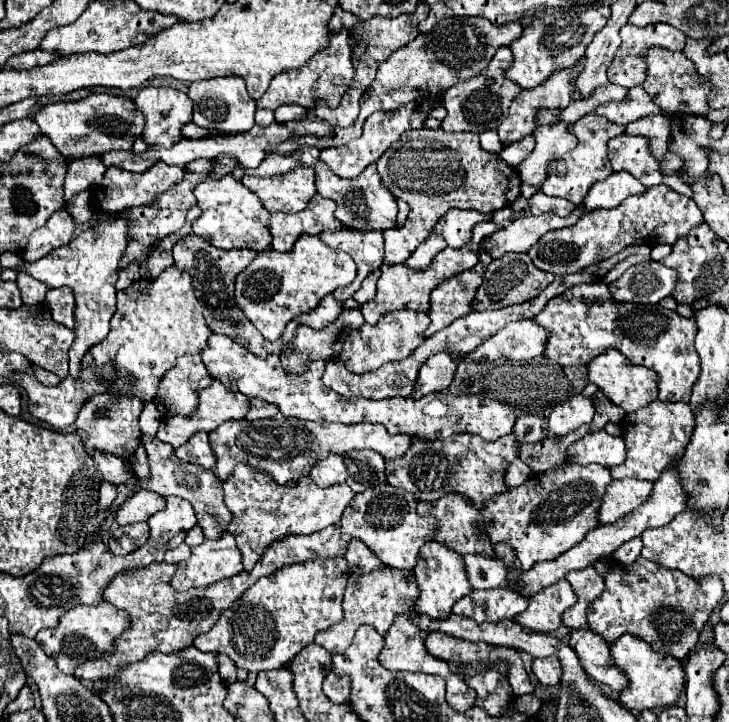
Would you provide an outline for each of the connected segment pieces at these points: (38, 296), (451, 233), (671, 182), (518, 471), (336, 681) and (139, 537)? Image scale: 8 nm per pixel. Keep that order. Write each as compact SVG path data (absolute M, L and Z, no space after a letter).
M18 274L16 284L22 292L24 304L40 304L44 300L46 290L48 290L48 286L44 286L44 282L40 282L36 278L30 278L28 274Z
M452 208L450 212L446 212L444 218L436 222L436 226L432 228L432 234L442 236L450 248L460 248L472 240L474 226L486 220L490 220L490 216L480 214L476 210Z
M673 173L671 176L663 175L662 182L673 190L676 190L676 192L688 196L688 198L693 198L692 189L682 181L678 174Z
M517 458L510 464L506 472L506 486L508 489L520 486L532 476L531 469Z
M328 674L324 678L324 694L334 702L334 704L346 704L348 694L350 694L350 682L348 678L338 678L336 674Z
M138 522L138 524L128 524L128 526L120 526L118 530L112 532L112 536L108 538L108 546L114 554L124 556L130 554L132 550L138 550L140 546L144 546L150 538L150 526L148 522Z

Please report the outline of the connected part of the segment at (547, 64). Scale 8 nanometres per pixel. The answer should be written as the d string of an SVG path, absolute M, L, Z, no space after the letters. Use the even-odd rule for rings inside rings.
M602 6L602 8L578 12L578 14L576 12L568 14L566 10L562 10L562 12L550 14L544 20L540 18L532 20L532 24L524 28L522 36L510 44L510 50L514 54L514 64L506 72L506 78L510 78L512 82L518 82L522 88L538 86L540 82L544 82L544 78L548 78L548 74L552 74L552 70L572 66L576 58L584 56L588 42L608 22L608 18L610 18L610 8Z

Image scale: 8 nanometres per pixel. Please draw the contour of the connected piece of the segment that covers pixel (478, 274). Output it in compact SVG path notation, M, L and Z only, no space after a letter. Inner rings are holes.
M480 244L480 260L472 270L456 274L454 278L432 290L428 312L432 324L428 326L424 336L432 336L434 332L452 324L456 318L472 312L472 298L476 296L476 290L484 280L484 270L490 262L490 254L486 254L486 250Z

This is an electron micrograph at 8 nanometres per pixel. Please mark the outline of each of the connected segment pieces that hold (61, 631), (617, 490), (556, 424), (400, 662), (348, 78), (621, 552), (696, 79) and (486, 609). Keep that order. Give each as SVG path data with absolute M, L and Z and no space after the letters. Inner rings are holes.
M100 602L98 606L76 606L68 610L56 628L40 630L36 636L36 642L44 648L48 656L52 656L58 664L58 668L64 674L74 674L76 666L80 666L86 660L96 660L102 656L108 656L114 652L114 640L120 638L128 630L128 612L114 608L108 602Z
M624 478L624 480L614 480L606 494L604 502L600 508L600 522L602 524L612 524L618 518L626 516L628 512L634 512L640 508L652 492L654 482L650 480L636 480L636 478Z
M572 396L558 406L554 406L550 418L548 418L548 428L554 436L564 436L582 424L590 424L594 418L594 406L592 400L586 396Z
M396 618L388 634L384 636L386 646L382 648L378 660L388 670L410 670L410 672L434 672L434 664L440 666L440 670L446 666L442 660L430 656L424 650L424 636L426 632L418 630L408 622L406 618Z
M338 32L338 34L332 34L332 42L328 42L328 50L324 50L324 54L316 54L316 58L308 62L308 66L302 66L300 70L288 70L272 78L270 88L260 100L256 100L256 106L266 110L276 110L282 104L298 104L298 106L304 106L306 110L314 110L318 102L324 102L328 108L336 108L344 92L352 86L354 74L356 70L350 60L348 34Z
M632 538L630 542L624 542L614 554L612 558L620 564L632 564L638 556L640 556L640 550L642 550L642 540L640 538Z
M650 48L644 54L644 62L646 62L646 80L642 86L656 106L660 106L666 112L682 112L684 108L688 108L696 116L706 116L710 112L708 96L712 90L712 82L702 80L702 76L696 72L694 64L690 64L684 52Z
M494 588L494 590L472 590L470 596L460 598L452 610L454 614L474 618L478 624L482 624L512 620L526 606L528 598L508 588Z

